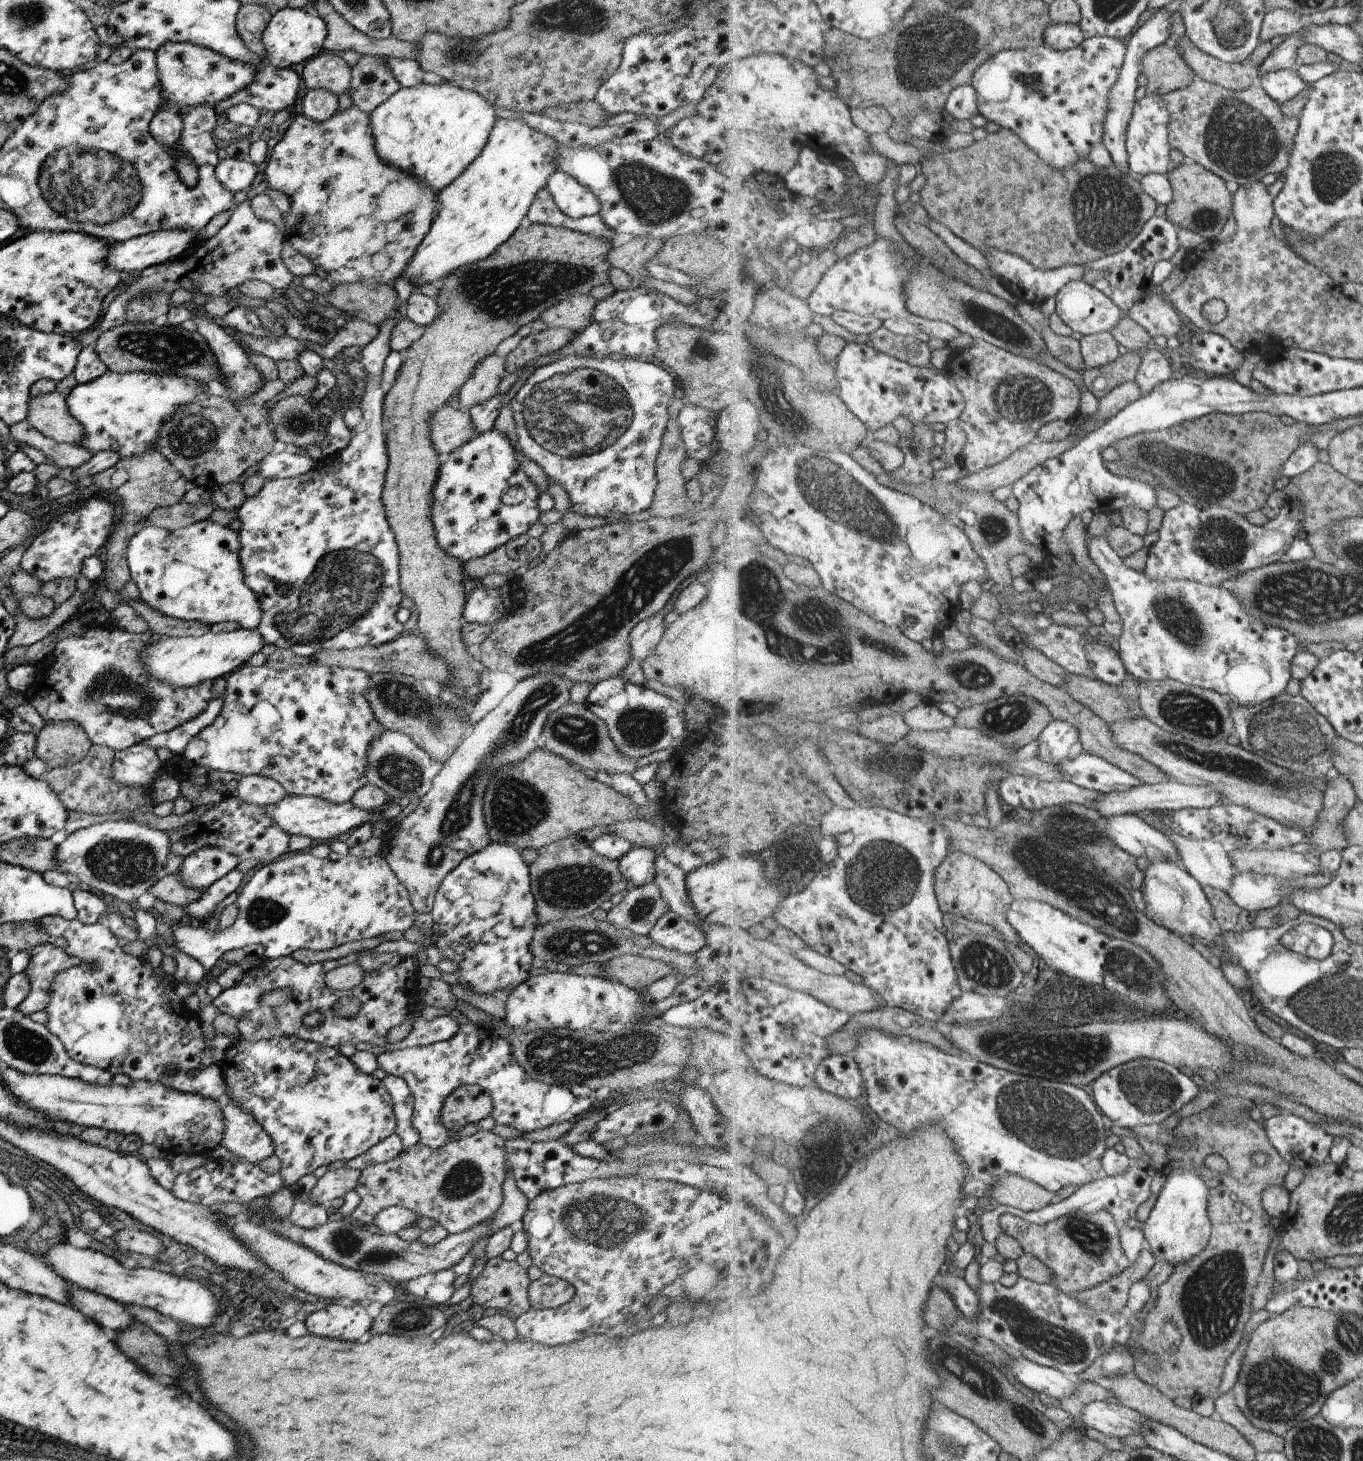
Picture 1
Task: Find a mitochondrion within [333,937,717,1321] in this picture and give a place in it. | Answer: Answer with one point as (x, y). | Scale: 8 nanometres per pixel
(556, 1057)

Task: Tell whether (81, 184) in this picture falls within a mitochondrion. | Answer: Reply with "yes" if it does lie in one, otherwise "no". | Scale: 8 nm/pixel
yes

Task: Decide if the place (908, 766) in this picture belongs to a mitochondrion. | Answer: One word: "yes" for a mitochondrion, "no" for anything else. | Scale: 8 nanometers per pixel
yes

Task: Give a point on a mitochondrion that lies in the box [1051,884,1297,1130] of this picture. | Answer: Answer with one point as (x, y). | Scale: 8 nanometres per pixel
(1151, 1090)

